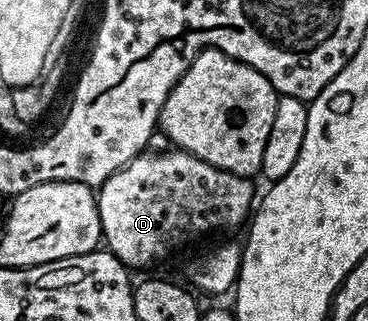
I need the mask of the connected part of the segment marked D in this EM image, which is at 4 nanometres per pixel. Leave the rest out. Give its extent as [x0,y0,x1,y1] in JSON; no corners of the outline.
[96,148,256,271]

